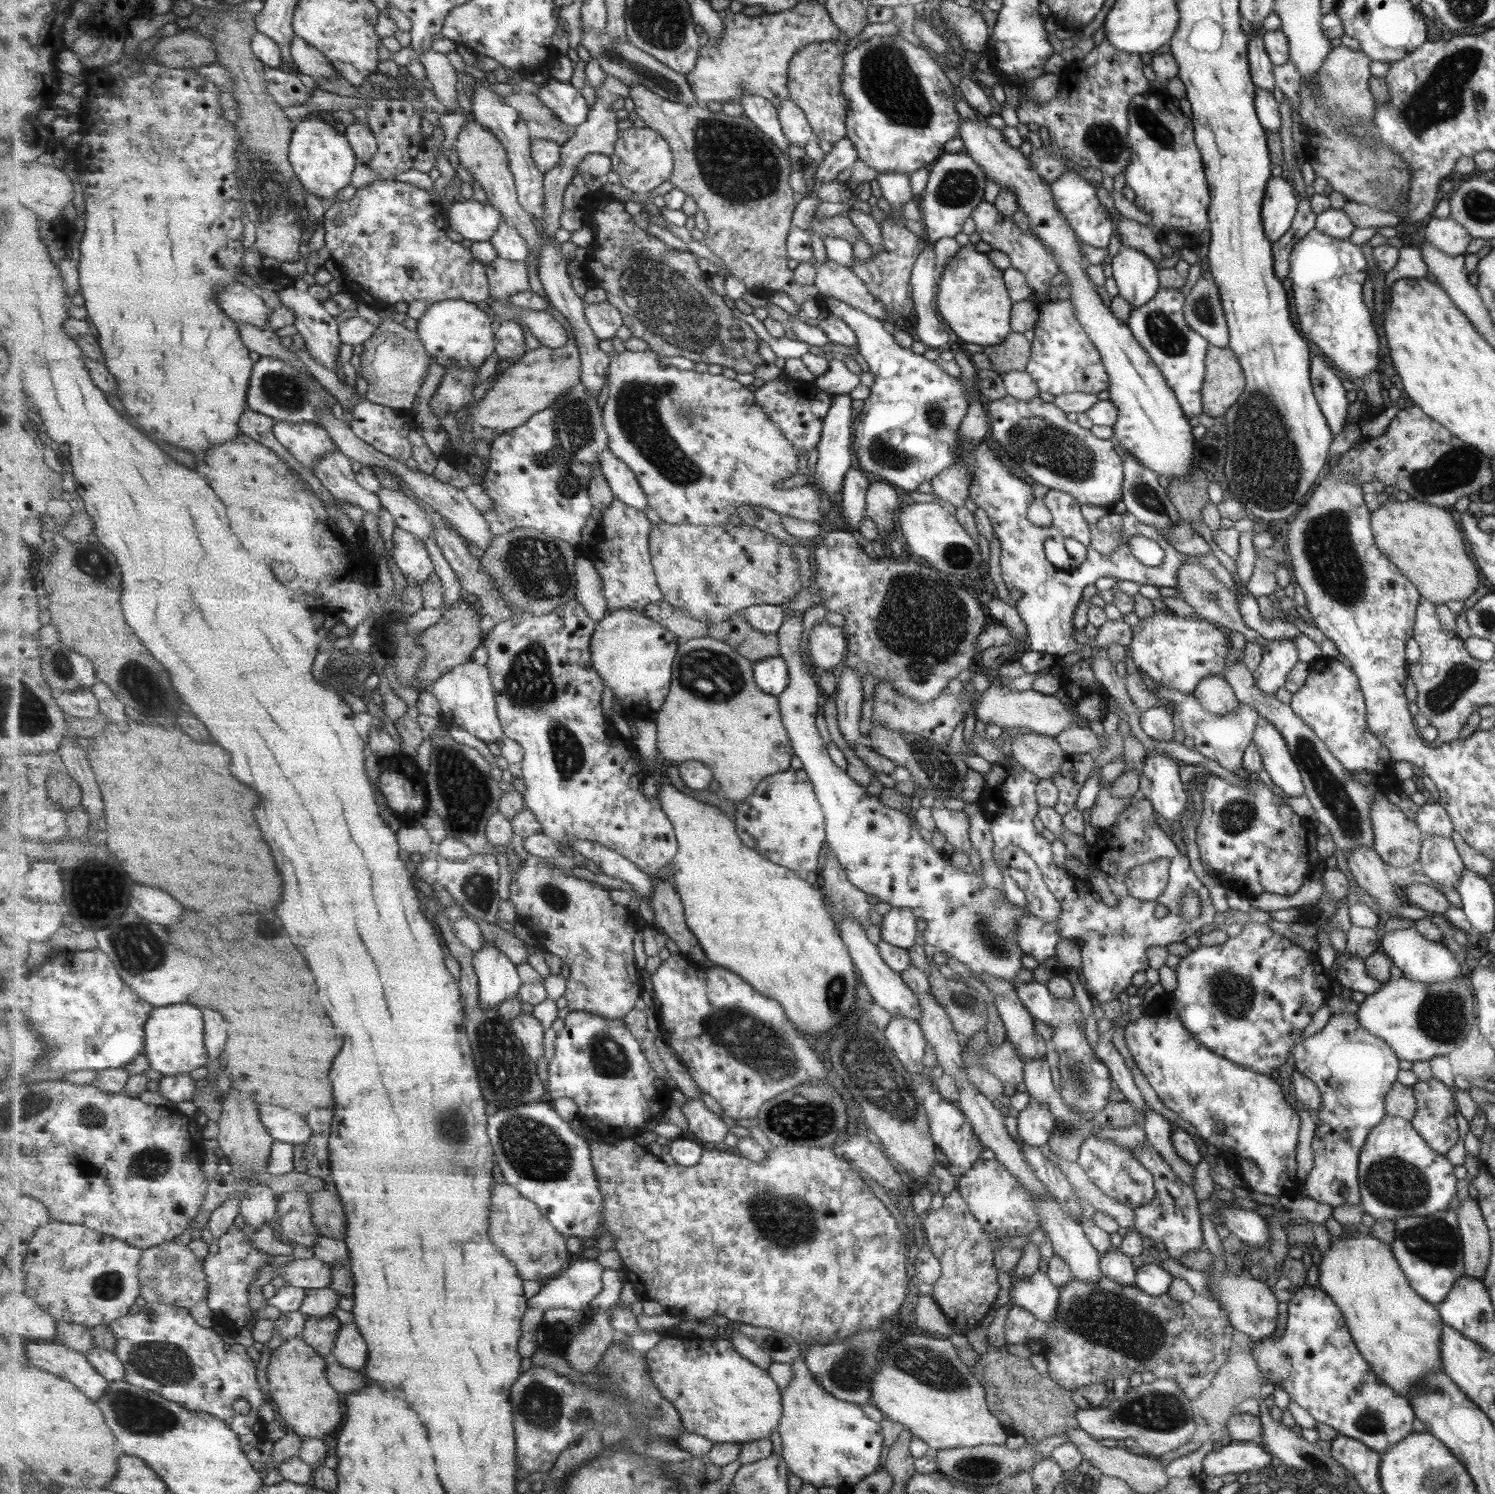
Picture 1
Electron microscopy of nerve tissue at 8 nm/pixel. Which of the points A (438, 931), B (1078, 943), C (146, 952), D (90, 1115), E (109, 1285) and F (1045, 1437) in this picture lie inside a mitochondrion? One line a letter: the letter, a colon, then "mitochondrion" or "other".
A: other
B: other
C: mitochondrion
D: mitochondrion
E: mitochondrion
F: other

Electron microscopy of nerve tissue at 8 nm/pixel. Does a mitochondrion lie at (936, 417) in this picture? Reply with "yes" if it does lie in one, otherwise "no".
yes

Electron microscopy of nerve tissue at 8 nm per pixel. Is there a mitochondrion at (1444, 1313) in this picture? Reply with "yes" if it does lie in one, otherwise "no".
no

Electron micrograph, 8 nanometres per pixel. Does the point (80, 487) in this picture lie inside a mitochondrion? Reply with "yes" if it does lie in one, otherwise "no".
no

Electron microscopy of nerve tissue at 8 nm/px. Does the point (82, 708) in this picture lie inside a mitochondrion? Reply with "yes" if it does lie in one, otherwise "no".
no

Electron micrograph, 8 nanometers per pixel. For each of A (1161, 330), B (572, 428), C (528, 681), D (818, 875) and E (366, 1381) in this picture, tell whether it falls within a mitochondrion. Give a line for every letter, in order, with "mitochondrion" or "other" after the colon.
A: mitochondrion
B: mitochondrion
C: mitochondrion
D: other
E: other

